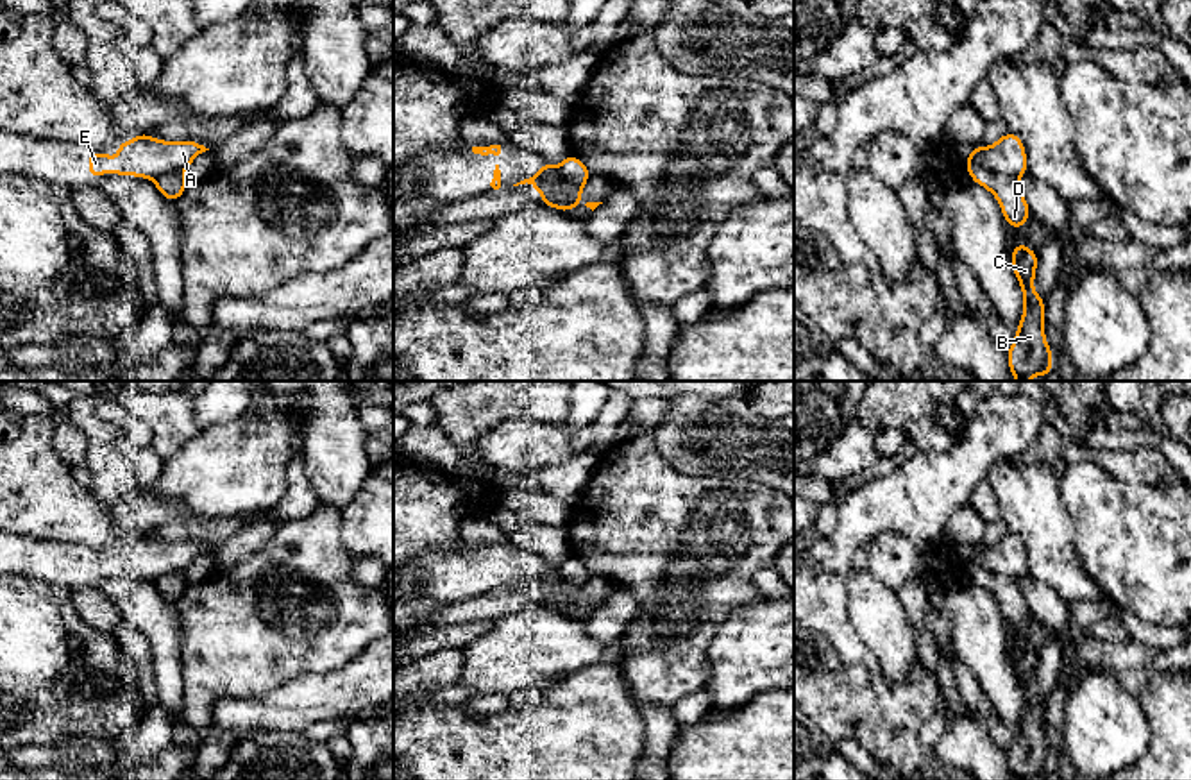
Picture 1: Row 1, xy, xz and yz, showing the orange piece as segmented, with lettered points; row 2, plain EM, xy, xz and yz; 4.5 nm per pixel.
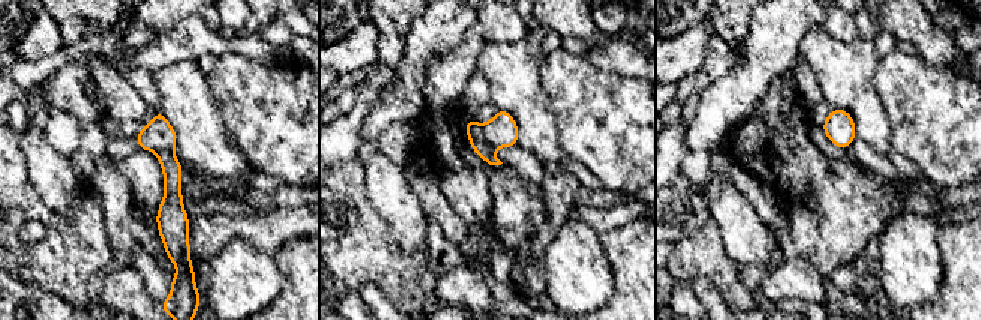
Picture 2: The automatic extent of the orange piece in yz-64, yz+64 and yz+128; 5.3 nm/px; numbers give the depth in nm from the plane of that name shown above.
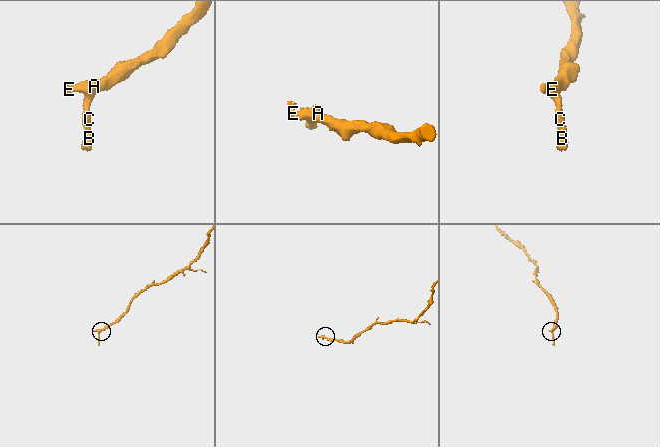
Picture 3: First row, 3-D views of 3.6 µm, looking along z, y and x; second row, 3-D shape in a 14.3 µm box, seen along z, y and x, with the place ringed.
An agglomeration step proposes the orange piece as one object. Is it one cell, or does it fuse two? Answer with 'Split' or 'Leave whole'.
Split

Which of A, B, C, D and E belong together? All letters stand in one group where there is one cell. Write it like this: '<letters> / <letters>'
A E / B C D

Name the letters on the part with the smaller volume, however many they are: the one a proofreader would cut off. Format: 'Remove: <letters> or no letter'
Remove: B, C, D

